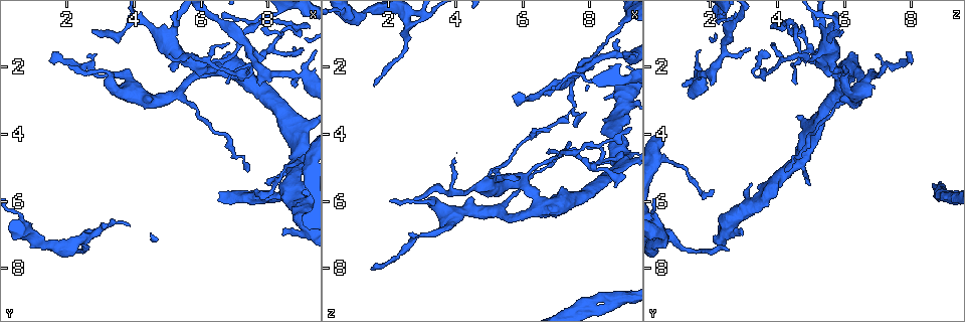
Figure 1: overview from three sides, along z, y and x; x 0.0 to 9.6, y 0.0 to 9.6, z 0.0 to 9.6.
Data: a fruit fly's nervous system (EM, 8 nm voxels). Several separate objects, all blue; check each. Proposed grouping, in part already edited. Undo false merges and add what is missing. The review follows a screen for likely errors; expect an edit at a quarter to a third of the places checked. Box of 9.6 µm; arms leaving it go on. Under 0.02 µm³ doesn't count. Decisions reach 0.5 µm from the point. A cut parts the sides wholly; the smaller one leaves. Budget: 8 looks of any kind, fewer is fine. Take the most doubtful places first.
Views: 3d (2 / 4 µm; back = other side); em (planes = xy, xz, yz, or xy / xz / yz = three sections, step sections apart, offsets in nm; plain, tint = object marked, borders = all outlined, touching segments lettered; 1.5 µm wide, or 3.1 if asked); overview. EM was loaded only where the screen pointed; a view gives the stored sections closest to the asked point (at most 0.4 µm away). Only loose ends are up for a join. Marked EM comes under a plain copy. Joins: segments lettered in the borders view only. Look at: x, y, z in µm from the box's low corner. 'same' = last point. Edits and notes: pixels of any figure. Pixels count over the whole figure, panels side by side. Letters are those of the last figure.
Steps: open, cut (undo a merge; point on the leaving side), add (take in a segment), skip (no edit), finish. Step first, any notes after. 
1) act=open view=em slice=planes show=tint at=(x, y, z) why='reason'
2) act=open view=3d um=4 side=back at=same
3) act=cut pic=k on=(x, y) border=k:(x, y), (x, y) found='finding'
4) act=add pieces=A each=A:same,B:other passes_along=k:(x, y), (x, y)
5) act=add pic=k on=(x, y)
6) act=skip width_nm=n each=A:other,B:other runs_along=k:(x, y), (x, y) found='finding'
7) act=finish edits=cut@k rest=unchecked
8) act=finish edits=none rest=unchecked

act=open view=3d um=4 at=(7.65, 1.70, 3.80) why='tapers out'

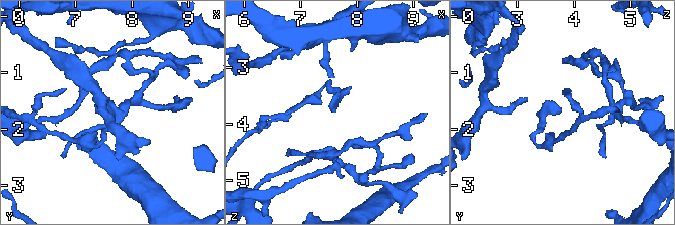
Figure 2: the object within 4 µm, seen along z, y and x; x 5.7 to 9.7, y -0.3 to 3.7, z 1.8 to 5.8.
act=open view=em slice=xz step=4 show=borders at=(7.60, 1.65, 3.85) why='shape alone is not enough'

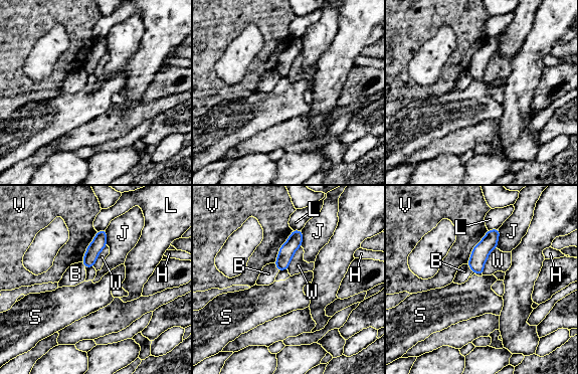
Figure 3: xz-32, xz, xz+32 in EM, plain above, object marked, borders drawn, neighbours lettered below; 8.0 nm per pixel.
act=open view=em slice=planes show=borders at=same why='cut it another way'

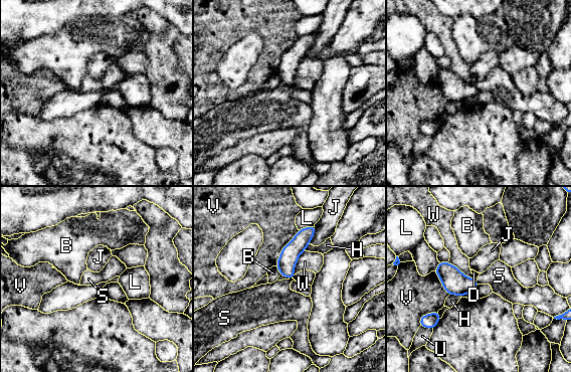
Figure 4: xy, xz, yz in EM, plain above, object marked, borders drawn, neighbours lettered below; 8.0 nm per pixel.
act=skip width_nm=140 longest_contact=V:340nm each=B:other,D:other,H:other,J:other,L:other,S:other,U:other,V:other,W:other found='none of them fits'

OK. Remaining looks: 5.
act=open view=3d um=2 at=(1.60, 7.45, 2.55) why='an open end'

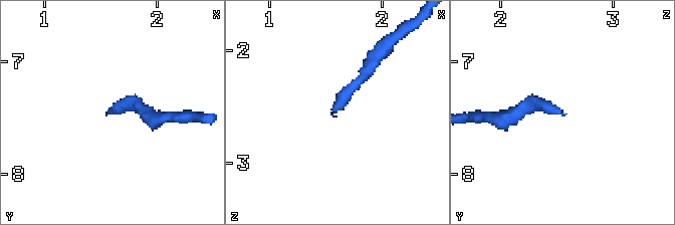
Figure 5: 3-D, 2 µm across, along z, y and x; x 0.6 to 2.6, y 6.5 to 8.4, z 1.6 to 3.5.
act=open view=em slice=xz step=8 show=tint at=(1.54, 7.46, 2.56)

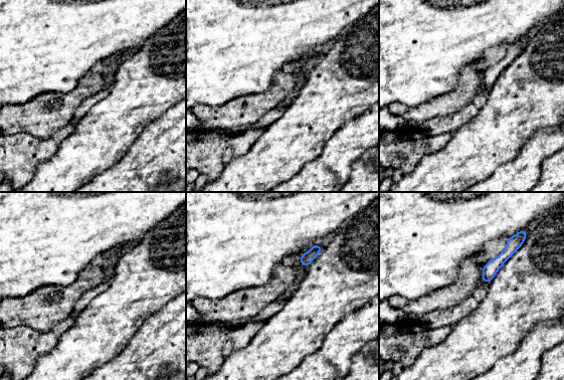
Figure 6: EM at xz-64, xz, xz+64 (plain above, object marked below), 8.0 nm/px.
act=open view=em slice=planes show=borders at=same why='cut it another way'

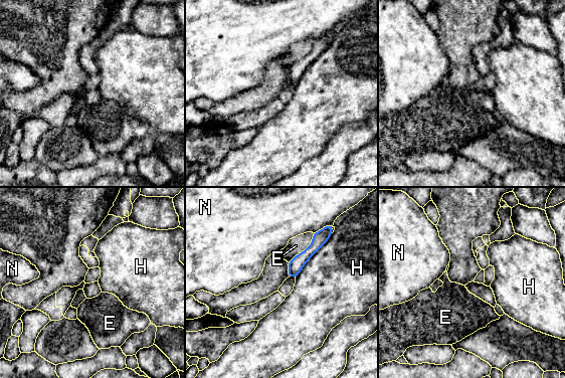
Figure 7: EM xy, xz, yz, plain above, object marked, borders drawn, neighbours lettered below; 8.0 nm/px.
act=skip each=E:other,H:other,N:other runs_along=7:(319, 237), (291, 274) found='none of them fits'

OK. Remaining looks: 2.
act=open view=3d um=2 at=(5.20, 0.65, 5.25) why='sudden change in width'

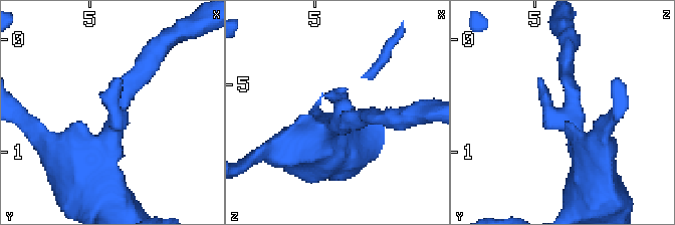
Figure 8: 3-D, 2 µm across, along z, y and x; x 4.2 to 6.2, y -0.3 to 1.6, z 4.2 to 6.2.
act=open view=em slice=planes show=borders at=(5.26, 0.66, 5.28) arm_widths_nm=160,440 why='need the tissue'

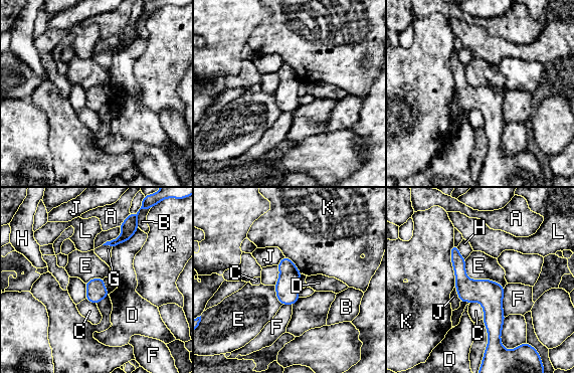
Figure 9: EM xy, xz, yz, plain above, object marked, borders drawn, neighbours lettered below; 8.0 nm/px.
act=skip each=A:other,B:other,C:other,D:other,E:other,F:other,G:other,H:other,J:other,K:other,L:other found='all the same cell'

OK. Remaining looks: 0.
act=finish edits=none rest=unchecked

